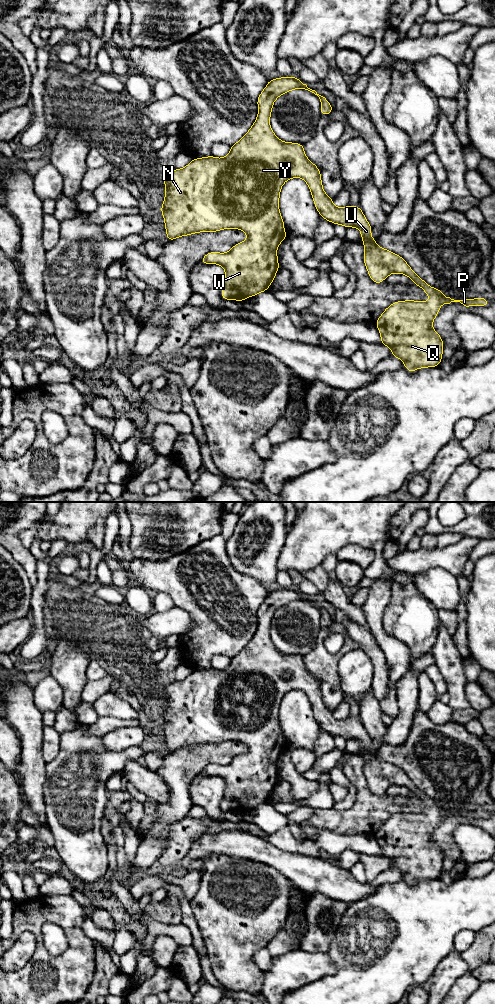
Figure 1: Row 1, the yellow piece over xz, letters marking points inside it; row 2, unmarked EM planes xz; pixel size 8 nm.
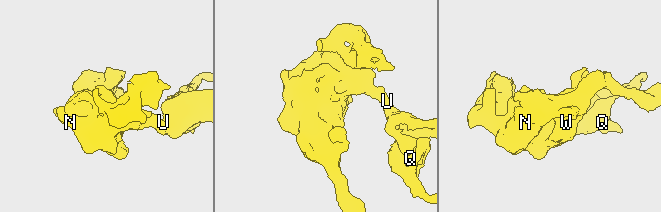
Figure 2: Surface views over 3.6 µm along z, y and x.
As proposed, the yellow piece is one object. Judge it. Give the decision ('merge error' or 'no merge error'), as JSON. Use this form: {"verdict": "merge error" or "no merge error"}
{"verdict": "no merge error"}

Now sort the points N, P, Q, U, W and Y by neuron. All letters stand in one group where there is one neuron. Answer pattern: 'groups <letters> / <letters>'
groups N P Q U W Y

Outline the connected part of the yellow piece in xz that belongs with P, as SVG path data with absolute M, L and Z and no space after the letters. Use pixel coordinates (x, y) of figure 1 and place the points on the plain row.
M295 588L269 592L258 608L258 627L254 636L237 655L230 658L231 662L227 668L194 670L184 680L174 681L165 687L165 711L161 718L161 726L164 729L167 753L199 744L241 741L247 747L246 753L235 756L227 765L209 764L200 775L217 776L225 781L221 805L223 812L243 814L246 810L267 803L280 779L277 760L287 750L278 719L280 702L287 692L301 690L306 693L315 720L323 731L346 740L357 739L360 742L365 759L363 773L374 795L382 797L381 792L386 793L392 785L404 786L431 810L428 814L410 811L393 814L384 822L375 837L379 841L381 857L390 859L391 869L401 871L409 884L419 880L438 879L442 872L444 856L432 835L439 826L440 818L460 814L466 819L478 819L488 818L490 813L483 809L454 812L443 808L441 801L429 798L401 768L376 756L376 751L371 749L372 739L359 718L338 720L333 716L333 711L323 702L320 682L306 669L303 656L283 654L270 639L274 613L280 607L294 601L305 601L317 607L321 614L321 627L326 628L333 623L332 617L325 609L308 600Z

